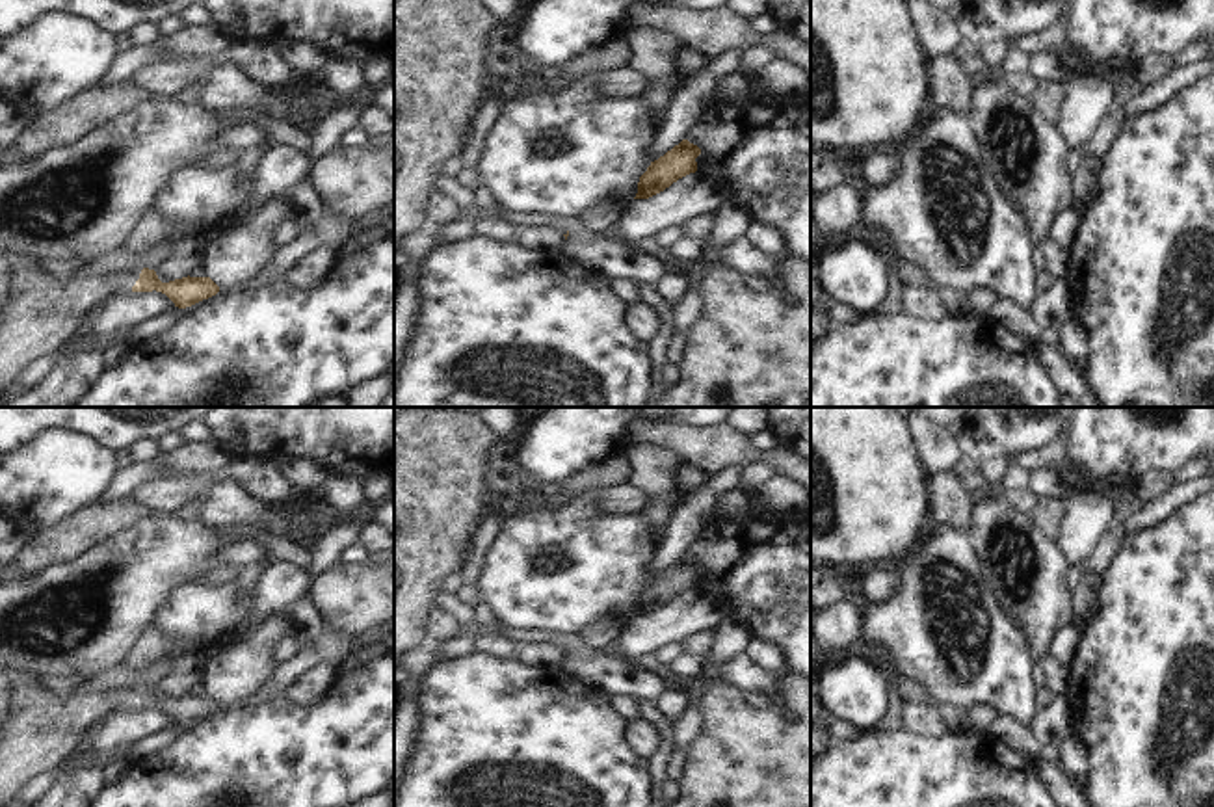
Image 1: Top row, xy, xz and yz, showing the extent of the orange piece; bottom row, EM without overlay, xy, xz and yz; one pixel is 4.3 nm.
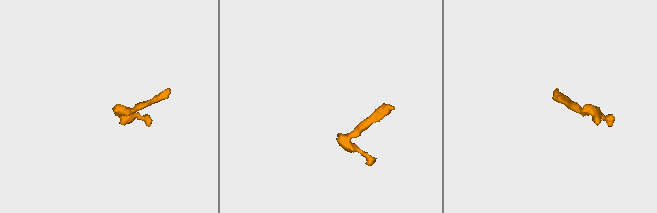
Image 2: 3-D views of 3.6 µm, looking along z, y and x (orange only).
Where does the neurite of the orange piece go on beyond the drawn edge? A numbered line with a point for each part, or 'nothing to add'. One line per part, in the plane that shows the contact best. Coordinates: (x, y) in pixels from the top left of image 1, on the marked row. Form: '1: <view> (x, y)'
1: xy (43, 309)

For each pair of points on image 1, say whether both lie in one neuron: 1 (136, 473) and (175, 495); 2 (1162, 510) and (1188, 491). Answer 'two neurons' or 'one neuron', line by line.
1: two neurons
2: one neuron

